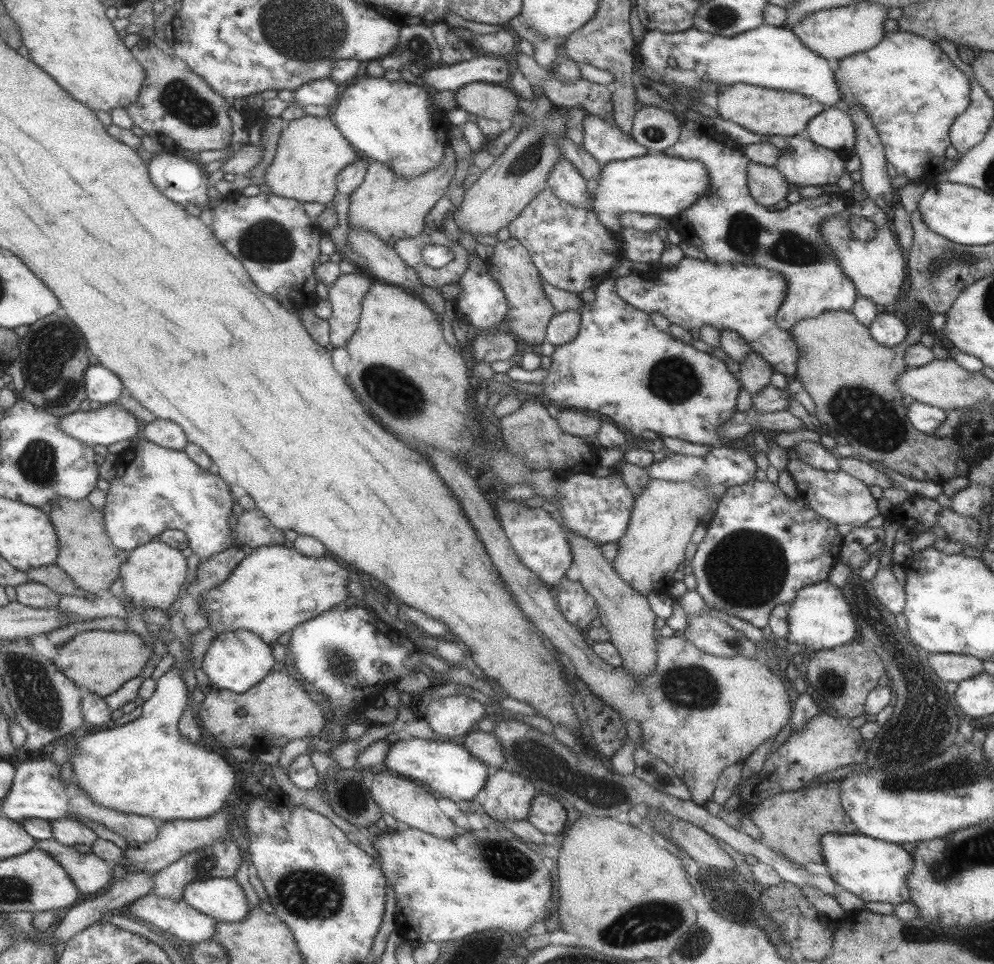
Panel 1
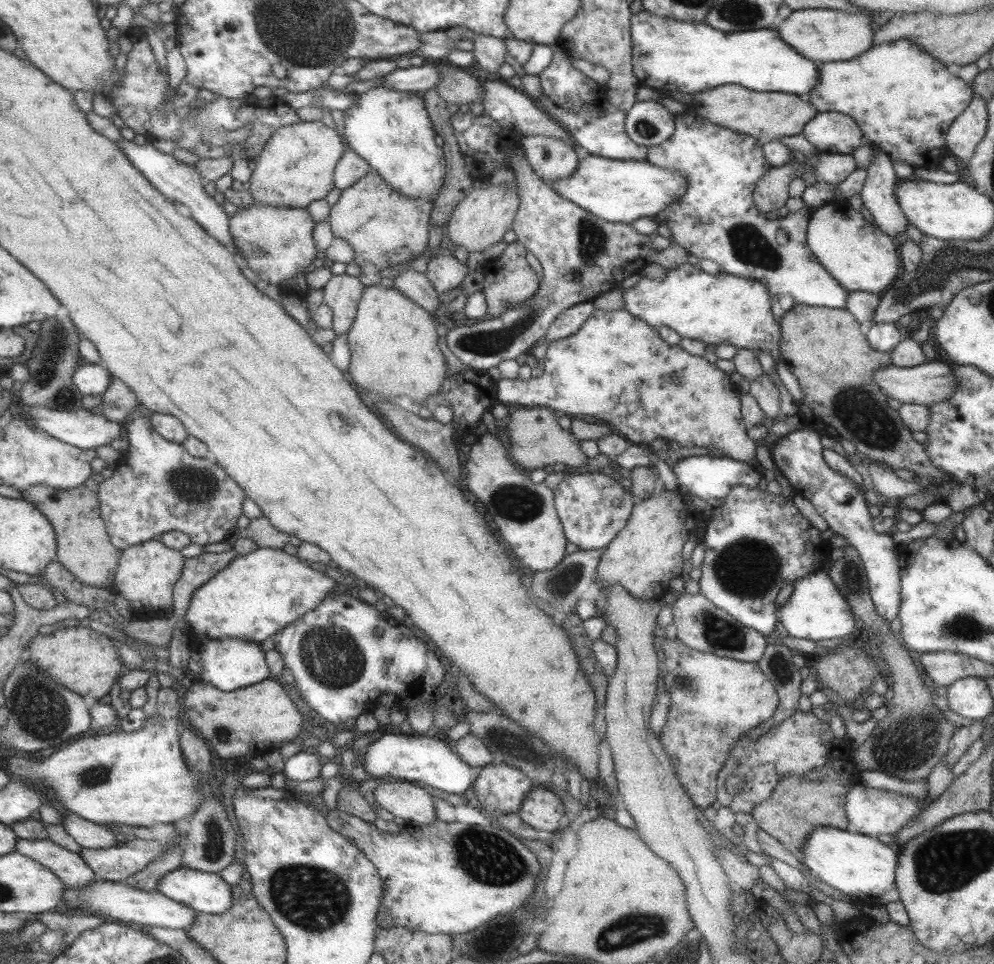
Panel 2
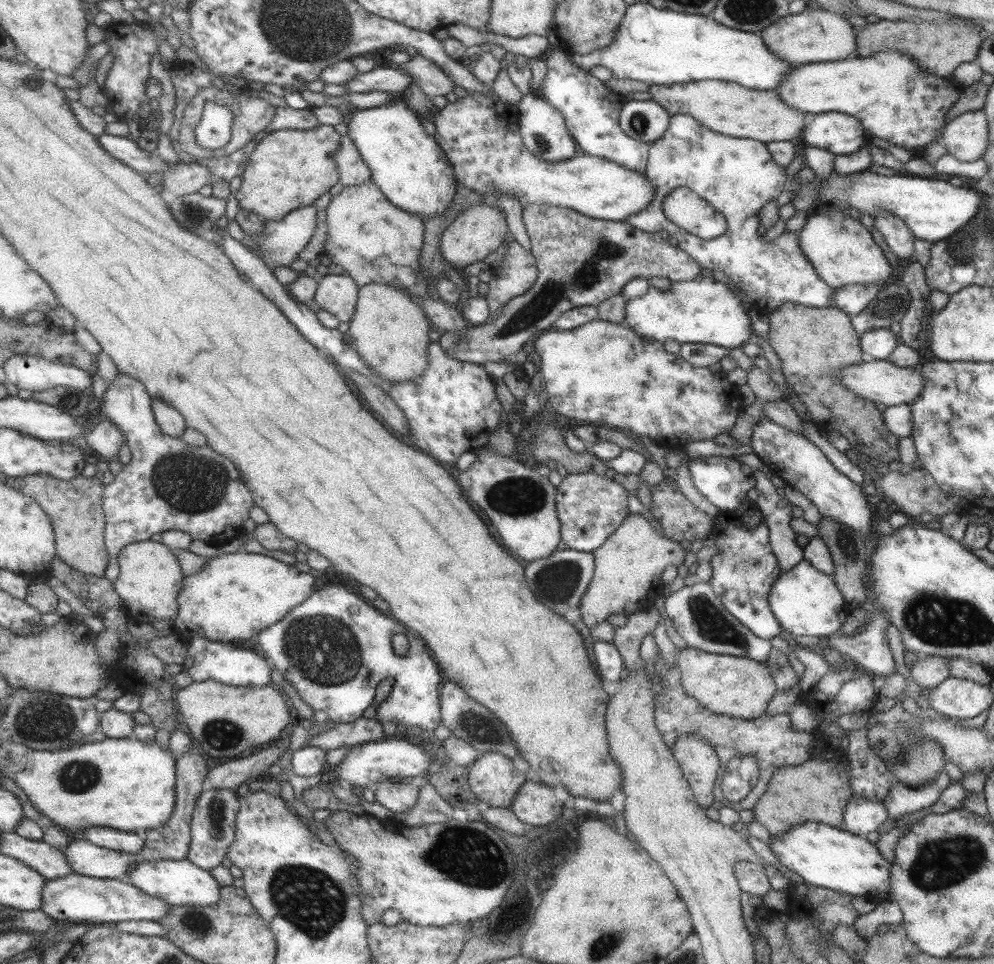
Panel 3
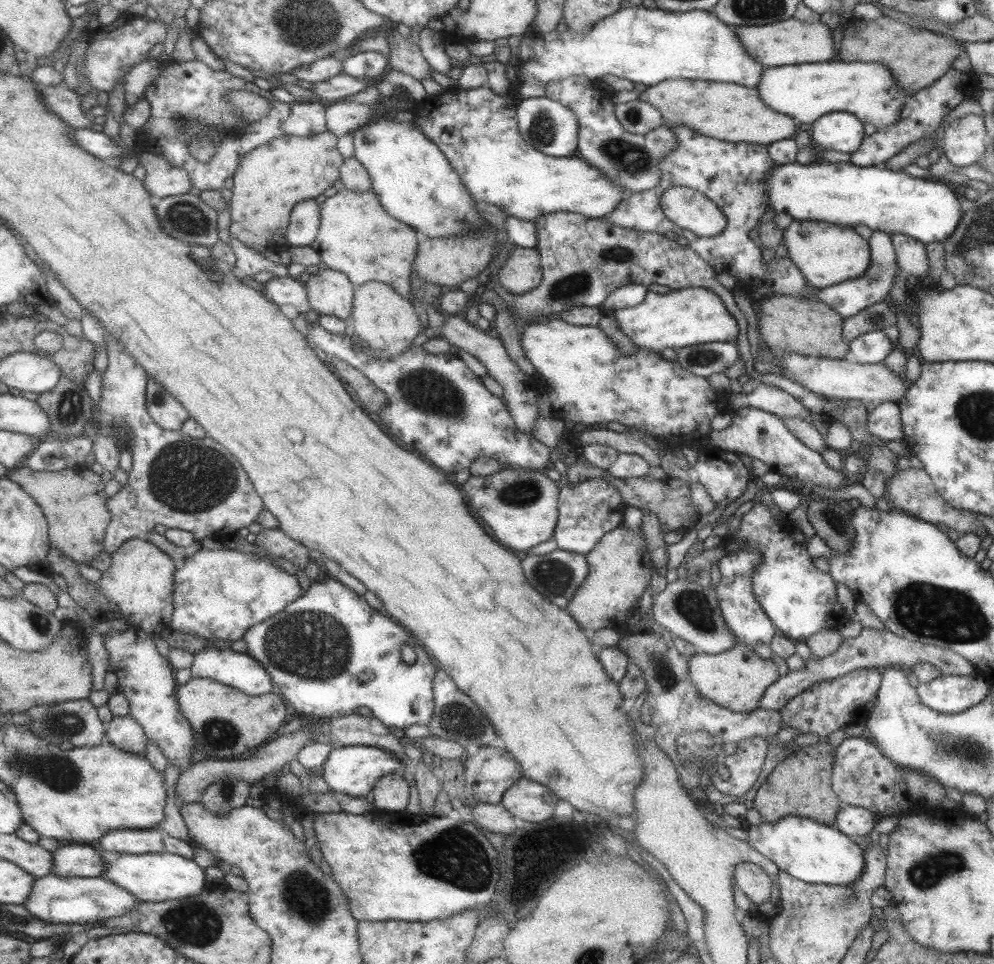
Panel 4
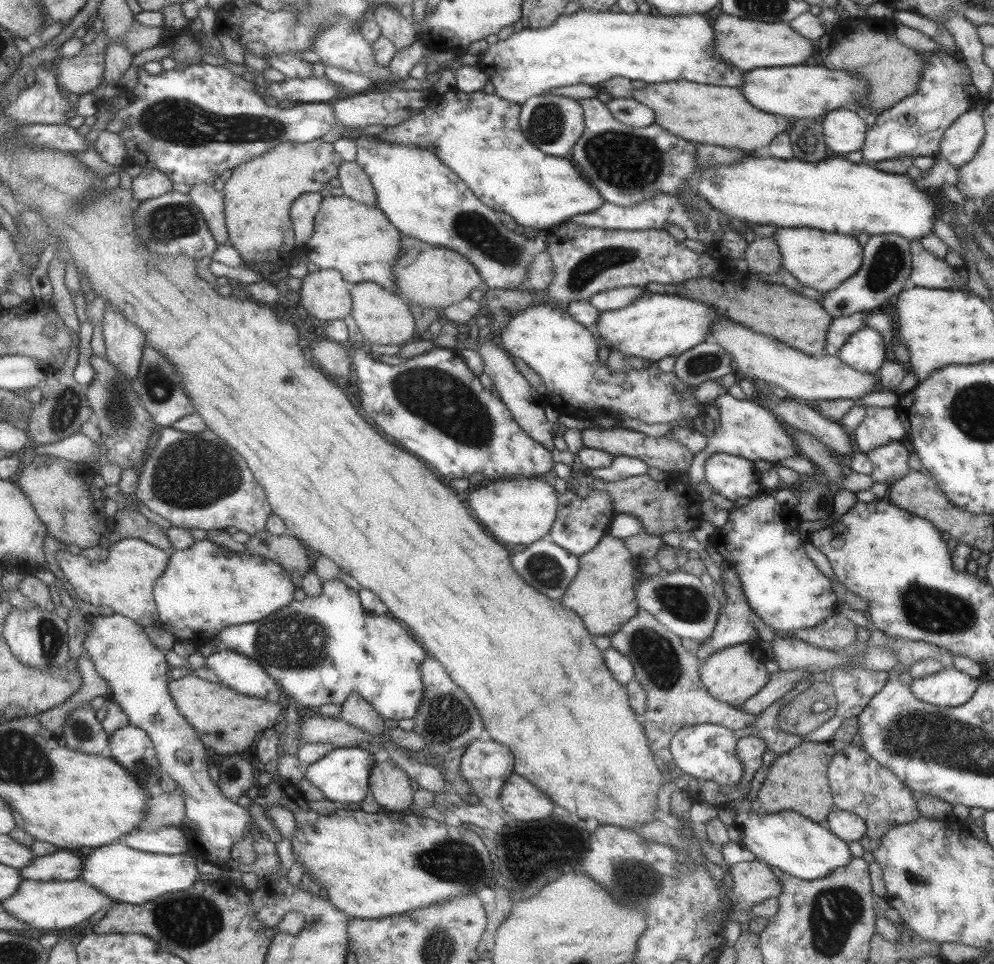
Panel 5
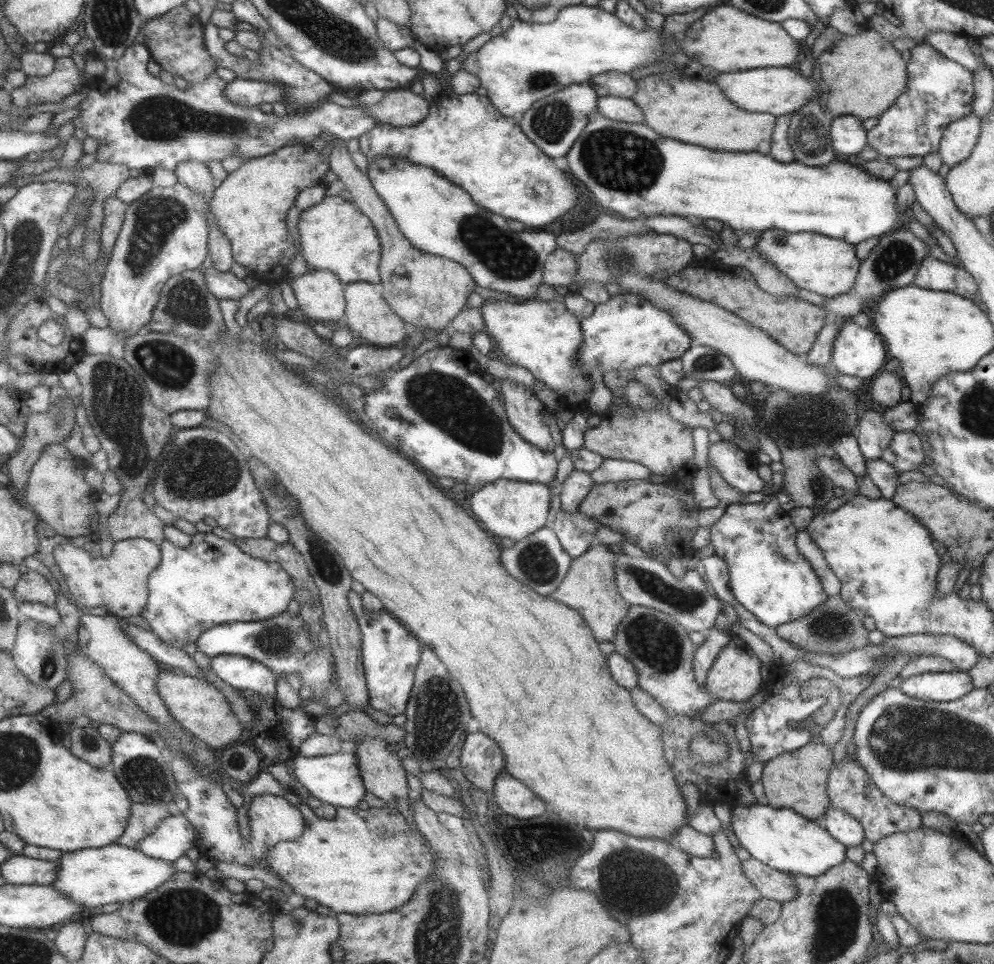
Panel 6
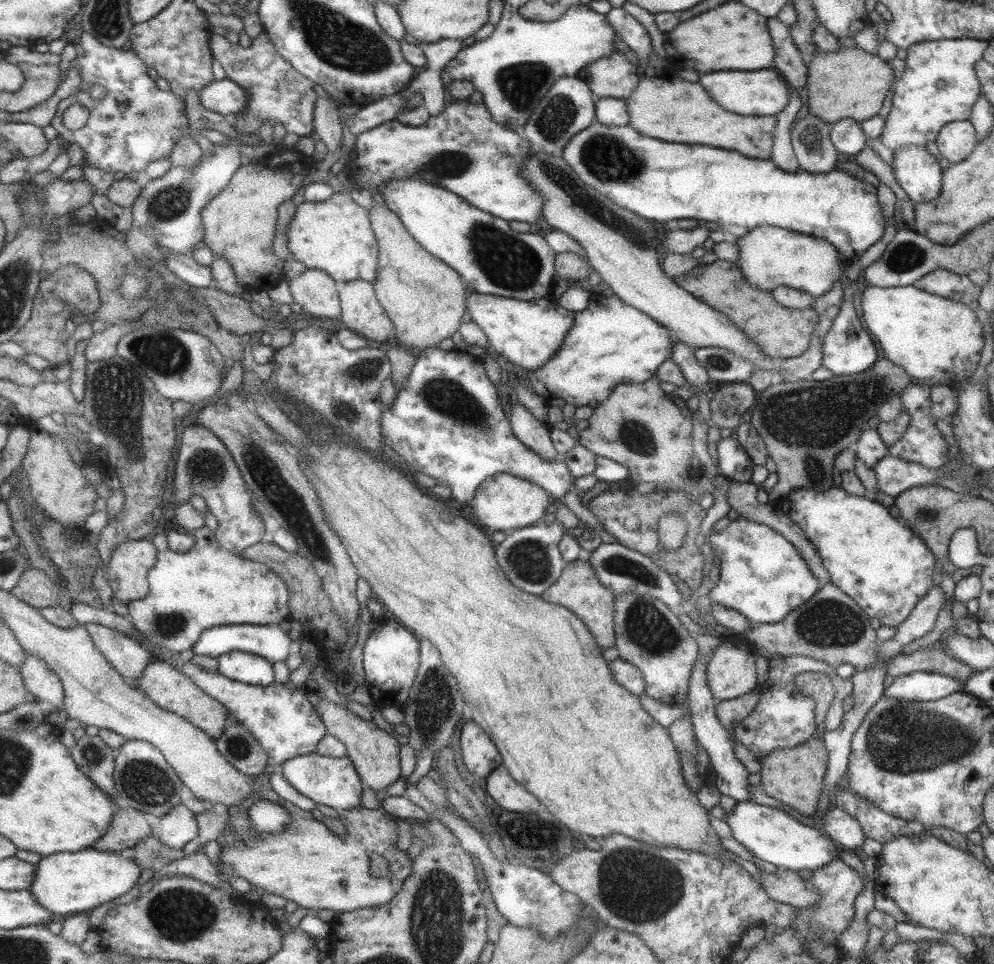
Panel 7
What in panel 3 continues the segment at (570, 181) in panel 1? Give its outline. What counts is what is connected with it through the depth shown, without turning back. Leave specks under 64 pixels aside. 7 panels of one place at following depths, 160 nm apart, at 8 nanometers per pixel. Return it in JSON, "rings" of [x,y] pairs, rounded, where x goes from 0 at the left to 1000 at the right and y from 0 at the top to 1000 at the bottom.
{"rings":[[[530,95],[525,98],[519,112],[518,126],[521,129],[525,149],[536,162],[547,167],[560,168],[570,166],[578,160],[578,145],[572,139],[567,120],[556,109],[537,96]]]}

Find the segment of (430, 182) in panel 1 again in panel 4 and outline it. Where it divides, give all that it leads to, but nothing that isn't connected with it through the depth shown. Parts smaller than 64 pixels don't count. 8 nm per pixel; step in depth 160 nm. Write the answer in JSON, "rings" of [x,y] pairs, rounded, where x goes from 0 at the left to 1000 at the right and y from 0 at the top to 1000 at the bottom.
{"rings":[[[348,196],[339,197],[335,203],[326,207],[321,218],[320,243],[312,257],[321,262],[322,271],[330,279],[344,282],[356,297],[380,290],[405,309],[421,313],[430,327],[432,348],[446,349],[446,329],[438,324],[434,314],[419,311],[412,305],[414,271],[420,263],[418,240],[389,223],[374,198],[359,201]]]}

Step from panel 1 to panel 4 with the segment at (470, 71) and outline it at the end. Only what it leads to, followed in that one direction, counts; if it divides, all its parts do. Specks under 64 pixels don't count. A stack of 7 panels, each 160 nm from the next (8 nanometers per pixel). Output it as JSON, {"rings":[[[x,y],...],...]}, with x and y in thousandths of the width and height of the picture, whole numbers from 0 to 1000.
{"rings":[[[339,76],[337,79],[329,81],[329,83],[314,85],[314,90],[311,93],[323,106],[332,107],[359,98],[359,95],[373,87],[373,85],[369,85],[364,81],[355,81],[350,77]]]}

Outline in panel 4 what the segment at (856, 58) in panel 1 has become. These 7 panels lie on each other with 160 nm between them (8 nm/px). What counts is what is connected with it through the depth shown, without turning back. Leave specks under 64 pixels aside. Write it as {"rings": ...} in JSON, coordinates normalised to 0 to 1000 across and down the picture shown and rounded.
{"rings":[[[845,62],[770,71],[760,90],[764,104],[772,112],[802,122],[812,132],[826,119],[844,115],[855,116],[868,129],[874,127],[880,133],[895,132],[904,120],[910,101],[916,98],[901,88],[894,73],[887,66]]]}

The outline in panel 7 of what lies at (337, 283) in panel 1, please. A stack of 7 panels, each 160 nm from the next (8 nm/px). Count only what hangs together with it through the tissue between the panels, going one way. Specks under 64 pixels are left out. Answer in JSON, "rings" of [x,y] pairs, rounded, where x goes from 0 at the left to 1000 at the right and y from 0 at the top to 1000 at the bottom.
{"rings":[[[308,279],[290,291],[294,311],[301,315],[309,330],[336,332],[342,329],[340,300],[328,282]]]}

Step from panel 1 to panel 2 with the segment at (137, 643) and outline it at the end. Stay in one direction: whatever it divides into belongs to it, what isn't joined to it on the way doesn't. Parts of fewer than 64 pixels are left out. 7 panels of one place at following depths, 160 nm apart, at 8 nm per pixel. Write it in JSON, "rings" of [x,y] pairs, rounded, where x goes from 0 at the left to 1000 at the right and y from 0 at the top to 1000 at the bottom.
{"rings":[[[80,648],[62,651],[51,658],[40,656],[28,668],[23,687],[33,688],[39,696],[52,701],[59,711],[92,727],[110,721],[120,697],[125,699],[126,693],[126,687],[118,678],[115,666],[110,660]]]}

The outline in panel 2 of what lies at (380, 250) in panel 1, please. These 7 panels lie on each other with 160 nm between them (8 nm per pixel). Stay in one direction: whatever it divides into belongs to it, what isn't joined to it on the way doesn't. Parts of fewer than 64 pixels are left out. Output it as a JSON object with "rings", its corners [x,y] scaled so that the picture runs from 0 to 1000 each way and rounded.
{"rings":[[[405,279],[401,285],[395,287],[394,293],[395,298],[428,322],[428,325],[436,327],[444,320],[443,307],[438,303],[428,284],[415,279]]]}

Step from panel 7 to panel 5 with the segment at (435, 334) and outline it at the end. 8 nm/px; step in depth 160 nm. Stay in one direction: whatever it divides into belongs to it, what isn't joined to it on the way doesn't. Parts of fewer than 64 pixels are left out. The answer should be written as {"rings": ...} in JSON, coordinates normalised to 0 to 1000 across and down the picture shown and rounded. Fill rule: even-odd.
{"rings":[[[344,167],[338,185],[343,191],[340,198],[344,202],[367,215],[378,215],[377,201],[371,185],[357,167]],[[403,244],[403,261],[394,274],[394,291],[394,303],[407,314],[414,313],[424,321],[436,321],[443,328],[448,318],[470,309],[474,301],[486,296],[480,279],[462,262],[424,252],[406,244]]]}

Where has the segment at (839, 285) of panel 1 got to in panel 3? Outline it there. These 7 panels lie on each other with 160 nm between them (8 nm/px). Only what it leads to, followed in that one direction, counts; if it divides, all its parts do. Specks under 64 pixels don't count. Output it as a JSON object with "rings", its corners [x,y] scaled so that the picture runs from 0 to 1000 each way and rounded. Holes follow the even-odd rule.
{"rings":[[[679,118],[674,121],[669,137],[652,151],[649,182],[659,201],[657,201],[657,205],[655,205],[655,210],[649,218],[629,226],[628,230],[647,241],[661,242],[663,239],[670,239],[673,246],[680,249],[681,257],[697,268],[705,278],[713,278],[716,281],[725,280],[737,295],[751,304],[754,312],[762,315],[764,320],[778,322],[789,313],[798,313],[817,320],[836,318],[838,317],[839,300],[832,297],[822,286],[817,274],[810,269],[810,265],[808,265],[808,260],[802,252],[802,247],[804,247],[802,243],[789,240],[784,246],[772,252],[762,242],[762,237],[764,237],[762,221],[766,219],[768,213],[772,212],[772,209],[781,206],[790,195],[790,189],[794,190],[796,187],[796,185],[790,183],[789,176],[789,173],[783,173],[777,167],[771,148],[755,143],[729,141],[709,133],[691,118]],[[681,194],[693,195],[697,201],[701,201],[705,207],[709,207],[713,214],[717,214],[727,224],[730,230],[730,240],[726,245],[721,245],[713,250],[704,249],[701,245],[692,243],[669,226],[667,217],[665,217],[665,210],[677,195]]]}

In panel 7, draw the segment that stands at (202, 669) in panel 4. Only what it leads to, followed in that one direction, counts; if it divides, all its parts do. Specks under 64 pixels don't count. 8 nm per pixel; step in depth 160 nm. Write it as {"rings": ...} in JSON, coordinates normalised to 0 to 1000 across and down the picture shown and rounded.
{"rings":[[[228,676],[218,685],[218,698],[251,712],[271,712],[276,709],[274,689],[263,680],[240,676]]]}

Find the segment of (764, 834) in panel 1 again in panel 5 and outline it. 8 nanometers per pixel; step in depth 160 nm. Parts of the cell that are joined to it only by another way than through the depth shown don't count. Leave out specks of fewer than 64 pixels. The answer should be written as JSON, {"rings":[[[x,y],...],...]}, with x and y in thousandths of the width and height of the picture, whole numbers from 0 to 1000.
{"rings":[[[806,770],[796,778],[782,783],[762,822],[762,830],[772,843],[799,840],[822,854],[831,851],[839,837],[832,807],[832,796],[839,782],[835,770]]]}

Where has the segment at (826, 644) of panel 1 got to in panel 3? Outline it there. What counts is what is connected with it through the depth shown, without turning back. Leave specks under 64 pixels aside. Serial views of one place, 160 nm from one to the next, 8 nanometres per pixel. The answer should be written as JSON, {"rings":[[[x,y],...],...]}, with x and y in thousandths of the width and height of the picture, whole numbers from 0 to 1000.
{"rings":[[[806,580],[802,585],[794,589],[793,592],[784,593],[783,599],[778,603],[777,609],[774,610],[771,621],[778,639],[782,642],[787,654],[791,654],[798,661],[836,660],[842,656],[842,652],[845,651],[850,641],[852,641],[852,633],[846,632],[850,629],[851,622],[839,605],[837,596],[824,593],[810,580]]]}

